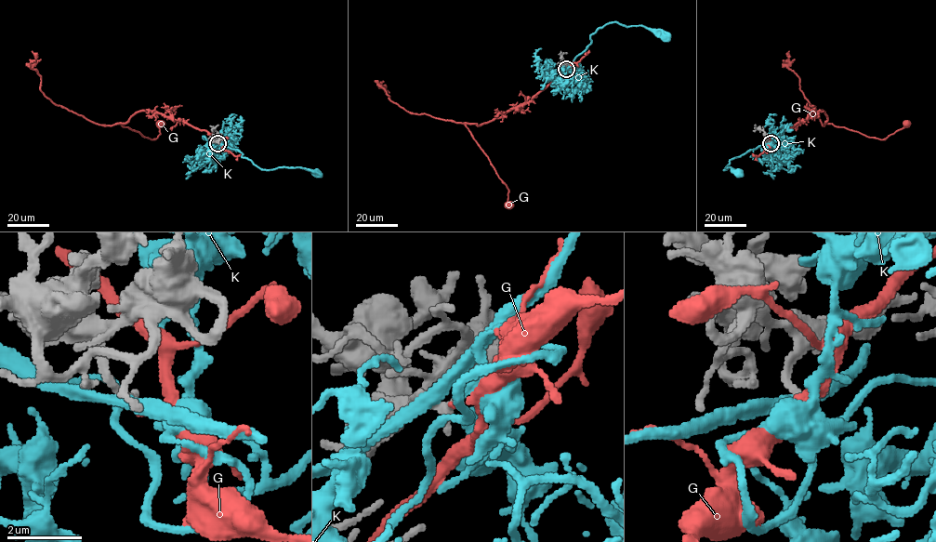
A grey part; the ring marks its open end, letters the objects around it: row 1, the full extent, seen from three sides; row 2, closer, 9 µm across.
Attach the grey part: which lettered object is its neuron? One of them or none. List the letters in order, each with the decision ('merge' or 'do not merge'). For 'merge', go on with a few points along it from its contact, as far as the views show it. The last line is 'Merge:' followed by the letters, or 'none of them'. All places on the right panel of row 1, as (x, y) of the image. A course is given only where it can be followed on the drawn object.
G: do not merge
K: merge | via (771, 142), (731, 158), (723, 170), (728, 167), (738, 173)
Merge: K

